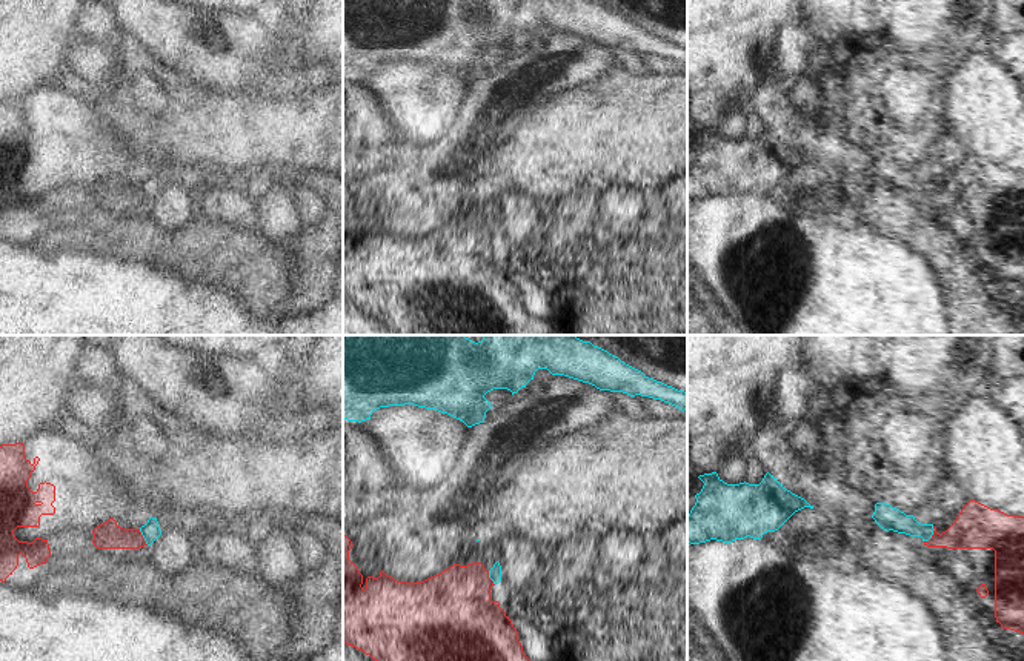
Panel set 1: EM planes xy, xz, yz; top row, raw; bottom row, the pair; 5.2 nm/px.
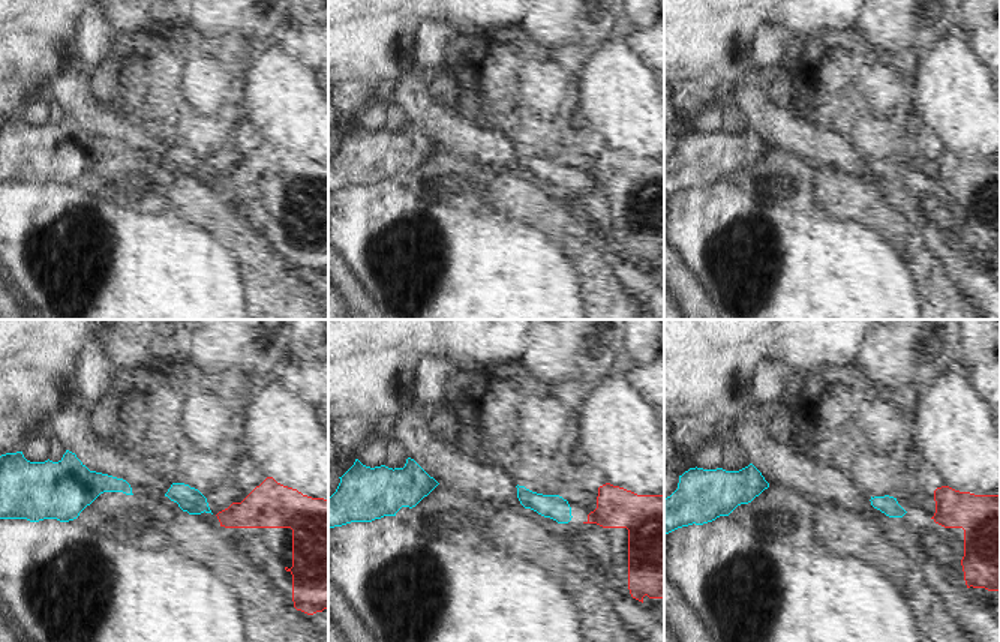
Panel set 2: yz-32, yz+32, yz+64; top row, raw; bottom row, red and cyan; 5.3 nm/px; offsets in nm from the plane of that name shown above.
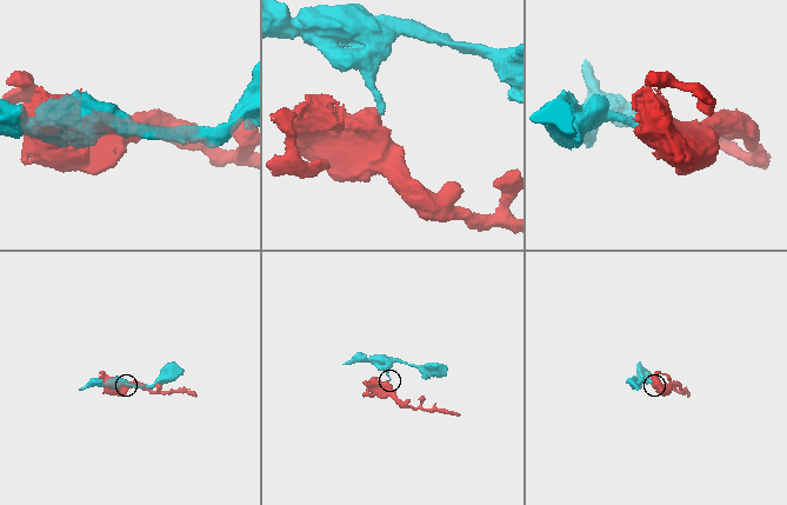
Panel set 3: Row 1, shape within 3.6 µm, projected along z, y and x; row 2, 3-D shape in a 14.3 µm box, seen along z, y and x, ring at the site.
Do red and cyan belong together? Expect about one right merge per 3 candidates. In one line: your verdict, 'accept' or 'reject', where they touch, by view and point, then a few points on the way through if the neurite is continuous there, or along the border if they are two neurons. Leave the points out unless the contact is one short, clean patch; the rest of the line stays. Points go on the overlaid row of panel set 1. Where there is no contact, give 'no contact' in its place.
reject | yz (932, 535) | along yz (934, 526), (934, 534), (924, 541)

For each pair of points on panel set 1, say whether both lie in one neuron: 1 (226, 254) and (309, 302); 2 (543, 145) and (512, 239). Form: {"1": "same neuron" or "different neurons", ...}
{"1": "different neurons", "2": "different neurons"}

